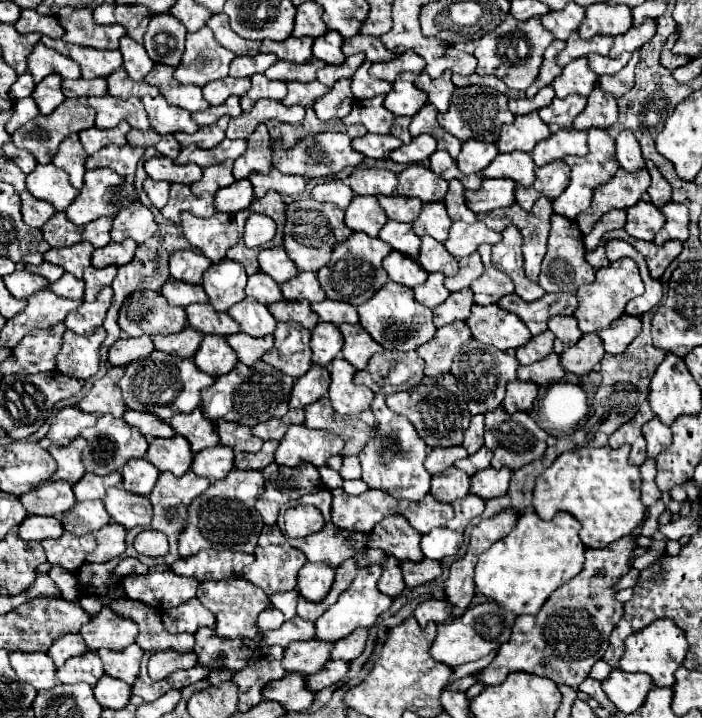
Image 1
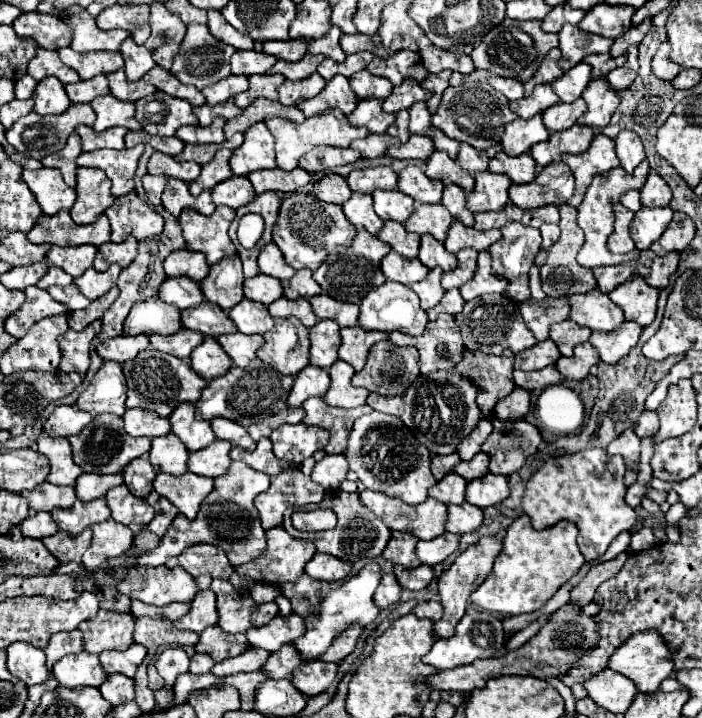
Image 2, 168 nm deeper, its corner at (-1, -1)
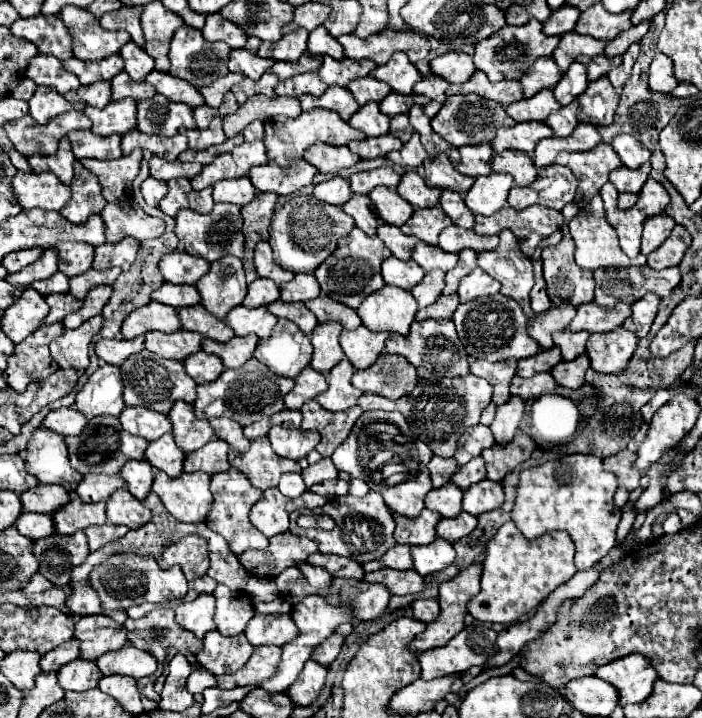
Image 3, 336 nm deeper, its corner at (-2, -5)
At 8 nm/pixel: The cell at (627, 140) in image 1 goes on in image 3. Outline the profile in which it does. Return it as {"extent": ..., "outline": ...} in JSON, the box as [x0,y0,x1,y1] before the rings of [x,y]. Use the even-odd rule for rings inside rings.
{"extent":[611,134,651,168],"outline":[[[619,134],[619,136],[615,136],[611,146],[615,148],[615,152],[619,154],[619,158],[623,160],[623,164],[627,168],[639,168],[651,156],[651,152],[639,142],[639,138],[631,136],[631,134]]]}

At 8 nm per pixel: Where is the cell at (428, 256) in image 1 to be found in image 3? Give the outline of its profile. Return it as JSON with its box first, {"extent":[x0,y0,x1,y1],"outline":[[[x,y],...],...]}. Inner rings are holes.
{"extent":[413,242,459,272],"outline":[[[419,242],[413,250],[413,260],[425,270],[443,270],[443,272],[449,272],[457,266],[457,260],[459,256],[457,254],[451,254],[451,252],[445,252],[441,250],[439,246],[431,246],[431,244],[423,244]]]}

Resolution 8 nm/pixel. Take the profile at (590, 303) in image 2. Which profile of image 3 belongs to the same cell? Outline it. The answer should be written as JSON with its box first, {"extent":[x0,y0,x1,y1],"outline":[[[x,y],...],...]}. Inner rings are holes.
{"extent":[571,302,631,332],"outline":[[[595,302],[581,304],[577,308],[577,316],[571,320],[571,332],[611,332],[623,324],[623,320],[631,316],[631,308],[625,302],[615,304],[613,308],[601,308]]]}

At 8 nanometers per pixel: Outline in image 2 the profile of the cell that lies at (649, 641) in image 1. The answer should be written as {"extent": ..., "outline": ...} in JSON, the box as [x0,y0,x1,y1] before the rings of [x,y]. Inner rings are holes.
{"extent":[608,630,674,692],"outline":[[[646,630],[646,632],[640,632],[640,634],[634,634],[630,636],[608,660],[608,668],[630,678],[634,684],[636,684],[636,690],[638,692],[656,692],[660,682],[668,676],[672,676],[672,670],[674,670],[674,664],[672,664],[672,652],[666,644],[662,644],[662,636],[654,630]]]}

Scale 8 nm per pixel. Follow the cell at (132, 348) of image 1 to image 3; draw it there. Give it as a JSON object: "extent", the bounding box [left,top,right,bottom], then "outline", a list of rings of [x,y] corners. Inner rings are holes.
{"extent":[95,336,145,366],"outline":[[[137,336],[133,340],[101,340],[95,344],[95,354],[99,356],[99,360],[113,364],[113,366],[121,366],[131,354],[141,352],[145,348],[145,338]]]}

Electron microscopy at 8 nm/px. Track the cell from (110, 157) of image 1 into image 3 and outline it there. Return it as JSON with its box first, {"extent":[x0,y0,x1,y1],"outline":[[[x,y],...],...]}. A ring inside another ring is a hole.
{"extent":[79,148,143,202],"outline":[[[135,148],[129,156],[121,156],[117,160],[97,160],[97,158],[83,158],[79,160],[87,170],[91,170],[103,188],[103,198],[107,202],[117,202],[123,196],[131,194],[131,182],[139,174],[139,162],[143,152]]]}

